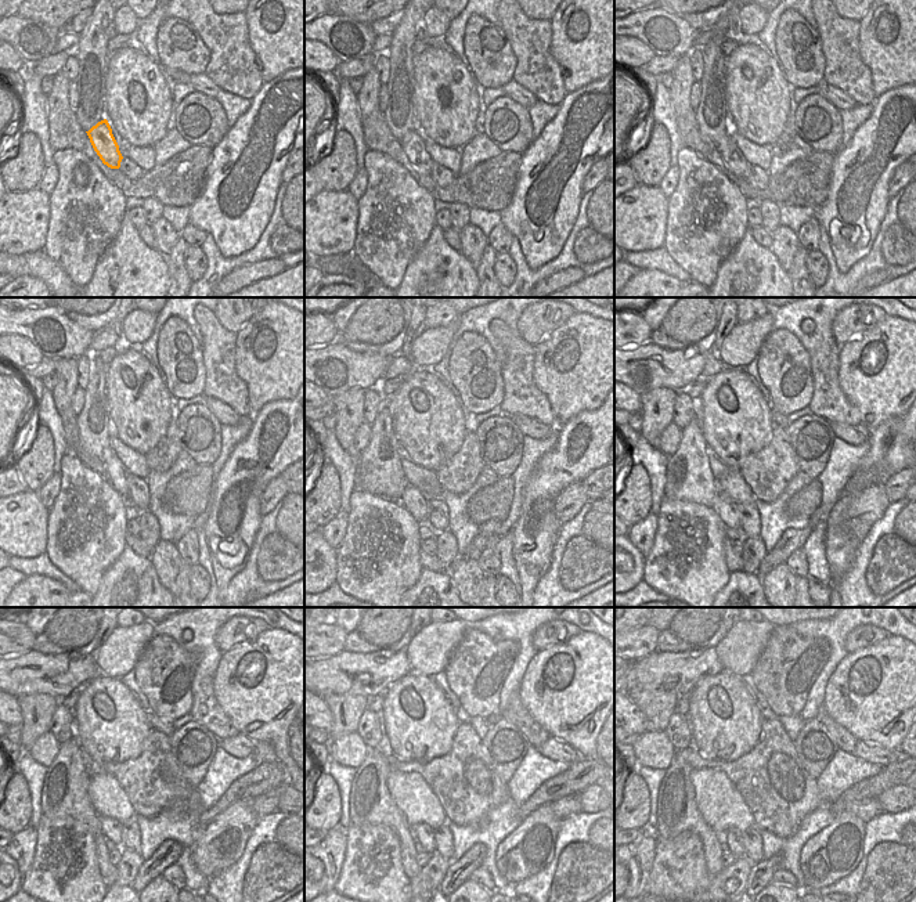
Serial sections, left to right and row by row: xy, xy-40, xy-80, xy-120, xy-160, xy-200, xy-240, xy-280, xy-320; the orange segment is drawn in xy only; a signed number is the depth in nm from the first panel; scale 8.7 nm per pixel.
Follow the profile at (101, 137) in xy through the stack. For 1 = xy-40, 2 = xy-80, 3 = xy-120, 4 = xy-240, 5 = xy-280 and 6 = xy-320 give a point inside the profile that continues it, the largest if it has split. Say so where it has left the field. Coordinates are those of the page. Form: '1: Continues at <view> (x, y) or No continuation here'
1: Continues at xy-40 (413, 144)
2: Continues at xy-80 (729, 152)
3: Continues at xy-120 (115, 479)
4: Continues at xy-240 (111, 827)
5: Continues at xy-280 (425, 834)
6: Continues at xy-320 (735, 841).

